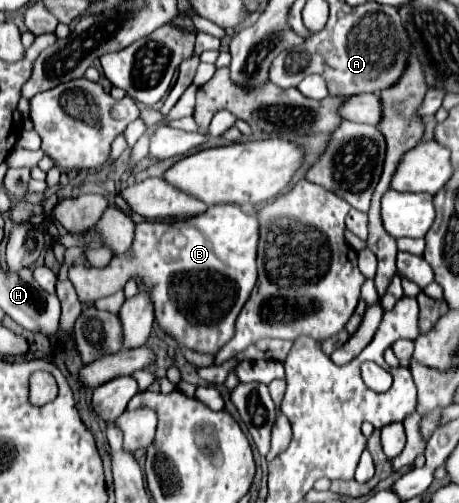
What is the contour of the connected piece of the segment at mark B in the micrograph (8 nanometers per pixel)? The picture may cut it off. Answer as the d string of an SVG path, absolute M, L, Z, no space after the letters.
M231 204L209 206L203 214L197 214L193 218L145 220L137 224L131 258L113 258L105 268L73 264L69 268L69 280L73 282L81 302L95 302L99 298L115 294L117 290L123 290L127 280L137 278L145 288L149 288L155 306L155 322L167 336L171 336L175 342L189 350L201 354L217 354L221 346L225 346L235 336L235 320L257 282L257 242L257 222L251 212Z

